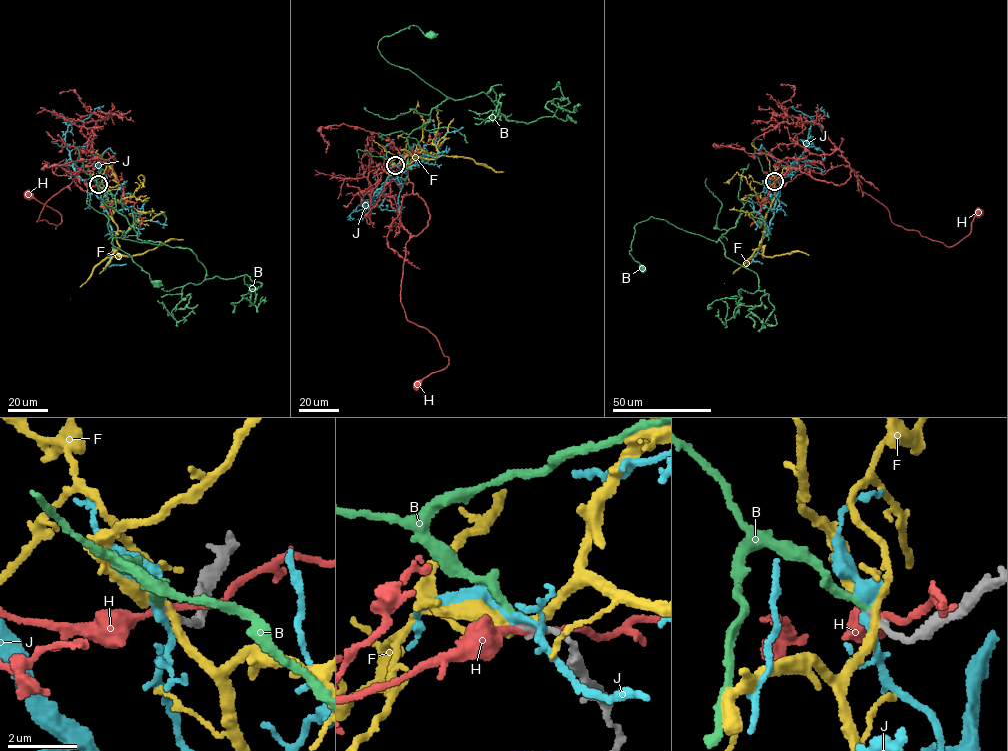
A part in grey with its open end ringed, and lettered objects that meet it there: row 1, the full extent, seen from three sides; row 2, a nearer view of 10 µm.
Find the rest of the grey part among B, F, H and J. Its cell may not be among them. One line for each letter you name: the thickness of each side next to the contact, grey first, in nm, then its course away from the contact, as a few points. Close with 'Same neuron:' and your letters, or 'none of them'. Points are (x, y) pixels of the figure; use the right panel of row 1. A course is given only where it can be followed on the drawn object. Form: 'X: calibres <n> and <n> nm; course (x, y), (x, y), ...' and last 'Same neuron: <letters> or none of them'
B: calibres 200 and 190 nm; course (774, 180), (749, 196), (716, 241), (664, 219), (637, 223), (629, 252), (642, 268)
Same neuron: B

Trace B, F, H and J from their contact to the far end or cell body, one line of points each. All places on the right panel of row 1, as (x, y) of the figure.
B: (774, 180), (749, 196), (716, 241), (664, 219), (637, 223), (629, 252), (642, 268)
F: (774, 181), (774, 195), (759, 245), (764, 250), (763, 254), (771, 257), (796, 251), (808, 255)
H: (774, 181), (796, 168), (839, 185), (852, 170), (893, 223), (948, 247), (969, 235), (977, 213)
J: (774, 181), (780, 194), (783, 177), (805, 148), (812, 121), (793, 105)

